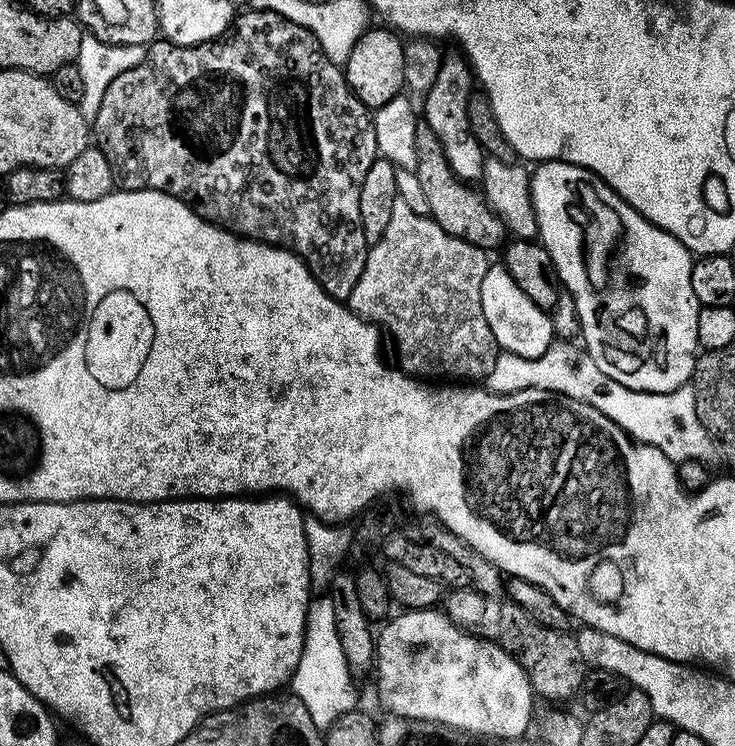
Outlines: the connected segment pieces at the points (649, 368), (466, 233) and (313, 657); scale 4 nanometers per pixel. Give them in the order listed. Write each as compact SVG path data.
M546 160L537 163L530 173L529 194L532 196L533 214L537 220L539 243L549 252L555 279L562 285L564 292L566 290L572 295L572 304L576 307L577 318L580 319L580 332L584 335L582 347L585 352L590 354L590 358L594 358L594 362L598 362L598 370L602 370L602 374L614 378L614 382L622 382L622 386L639 392L662 394L670 390L678 390L683 384L689 383L692 371L696 369L696 357L700 348L698 314L702 307L698 298L695 297L691 285L693 253L689 252L686 245L678 238L674 238L658 225L650 223L638 210L634 210L605 180L595 176L589 168L583 168L565 160Z
M423 122L416 125L414 171L426 197L428 215L434 222L438 222L438 226L442 226L442 230L446 230L446 234L454 234L454 238L462 238L485 250L493 250L492 248L501 243L500 248L505 243L506 227L500 215L492 210L482 191L477 190L471 183L459 180L454 170L450 170L450 162L446 162L443 146L438 142L434 130L430 130L430 126Z
M324 594L321 600L313 599L308 606L308 626L304 629L304 649L302 658L298 662L296 672L290 681L291 691L310 710L310 718L314 718L316 727L326 730L339 716L344 716L357 707L356 692L352 689L354 674L348 668L346 654L342 654L342 642L338 640L338 630L334 622L334 606L331 595Z

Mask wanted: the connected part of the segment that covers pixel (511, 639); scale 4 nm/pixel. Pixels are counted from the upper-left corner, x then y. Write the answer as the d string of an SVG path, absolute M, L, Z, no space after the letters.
M472 588L451 589L447 593L446 604L447 600L446 615L471 636L489 640L510 653L528 675L532 691L537 697L564 700L581 691L586 665L571 631L542 626L542 622L534 622L534 618L530 618L530 614L526 614L526 610L522 610L522 606L518 606L510 598L487 596Z

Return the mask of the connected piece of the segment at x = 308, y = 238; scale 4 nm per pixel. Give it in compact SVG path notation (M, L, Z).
M246 10L241 16L239 13L228 29L214 40L201 44L172 44L163 38L153 40L147 45L138 66L126 70L126 74L118 74L118 78L106 86L106 94L102 94L102 106L98 106L94 121L94 144L102 150L102 154L106 154L106 162L110 162L115 183L121 189L137 192L149 188L155 192L165 192L225 232L232 232L245 240L256 240L259 244L287 248L307 264L312 277L320 283L322 290L326 290L326 294L330 294L330 298L347 302L358 278L362 278L362 266L366 266L370 245L363 233L359 199L366 172L378 157L376 121L368 107L348 88L341 65L327 57L315 35L302 25L296 25L276 12Z

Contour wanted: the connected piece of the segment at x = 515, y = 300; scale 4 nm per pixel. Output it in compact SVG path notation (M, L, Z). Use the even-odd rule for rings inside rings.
M501 263L489 265L484 278L482 278L482 310L486 322L494 333L497 347L505 352L518 354L522 358L536 360L546 352L554 342L554 326L551 315L536 306L514 278Z

